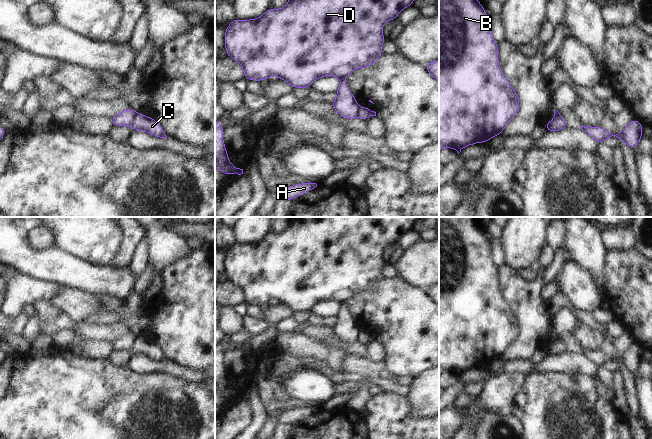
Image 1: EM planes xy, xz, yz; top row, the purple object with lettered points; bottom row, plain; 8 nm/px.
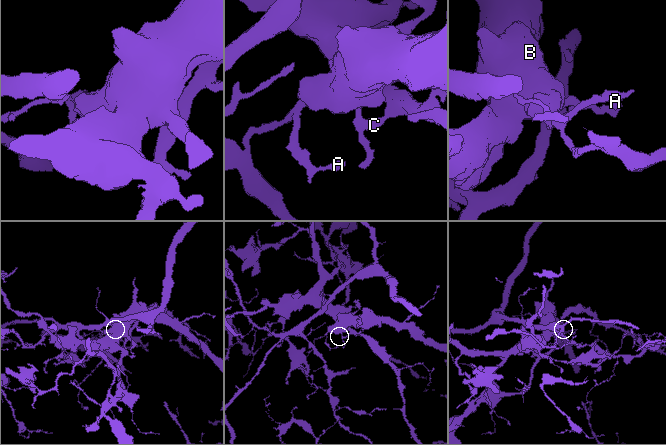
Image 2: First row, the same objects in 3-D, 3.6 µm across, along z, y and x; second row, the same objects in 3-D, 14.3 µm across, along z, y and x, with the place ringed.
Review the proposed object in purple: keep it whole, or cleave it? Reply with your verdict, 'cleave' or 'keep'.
cleave

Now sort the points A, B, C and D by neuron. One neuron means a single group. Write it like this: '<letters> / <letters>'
A B D / C

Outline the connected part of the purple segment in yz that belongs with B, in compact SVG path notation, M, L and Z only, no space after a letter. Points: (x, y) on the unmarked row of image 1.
M439 217L439 376L443 372L453 372L459 378L463 371L477 366L486 367L492 361L499 360L506 349L517 339L520 325L499 290L498 268L492 260L491 245L484 230L477 225L474 217Z

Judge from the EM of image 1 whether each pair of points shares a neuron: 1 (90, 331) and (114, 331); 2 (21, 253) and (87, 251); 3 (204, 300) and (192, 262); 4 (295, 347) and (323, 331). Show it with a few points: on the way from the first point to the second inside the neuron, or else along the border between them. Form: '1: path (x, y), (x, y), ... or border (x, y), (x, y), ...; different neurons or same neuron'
1: path (96, 331), (108, 331); same neuron
2: border (54, 246), (87, 262); different neurons
3: path (203, 291), (198, 271); same neuron
4: border (300, 333), (314, 340); different neurons

